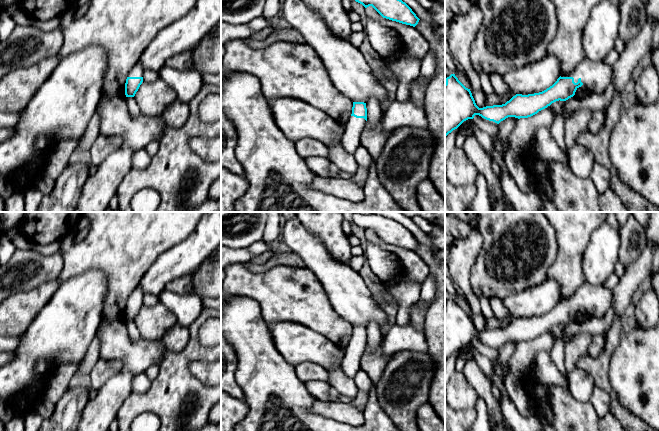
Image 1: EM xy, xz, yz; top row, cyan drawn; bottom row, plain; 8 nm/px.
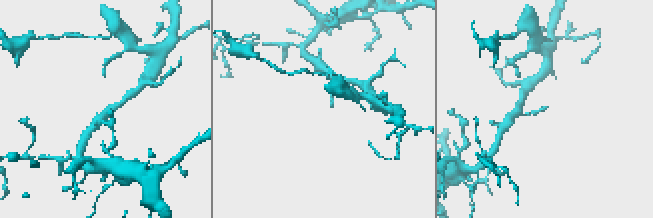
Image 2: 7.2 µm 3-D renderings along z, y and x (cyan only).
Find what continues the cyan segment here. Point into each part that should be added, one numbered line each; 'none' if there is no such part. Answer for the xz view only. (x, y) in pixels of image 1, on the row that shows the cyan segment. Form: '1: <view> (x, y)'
1: xz (351, 139)

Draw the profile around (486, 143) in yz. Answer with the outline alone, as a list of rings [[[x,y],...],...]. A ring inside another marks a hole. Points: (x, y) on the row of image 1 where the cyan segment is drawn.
[[[468,119],[464,121],[460,126],[469,129],[471,133],[477,138],[480,145],[489,153],[490,158],[493,162],[500,166],[502,173],[509,174],[507,166],[505,164],[504,155],[499,154],[493,148],[494,141],[489,139],[485,132],[482,131],[474,122],[473,119]]]

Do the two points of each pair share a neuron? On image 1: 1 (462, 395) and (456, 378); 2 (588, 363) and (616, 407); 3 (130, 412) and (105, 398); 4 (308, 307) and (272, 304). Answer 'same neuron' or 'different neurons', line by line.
1: same neuron
2: same neuron
3: different neurons
4: same neuron

